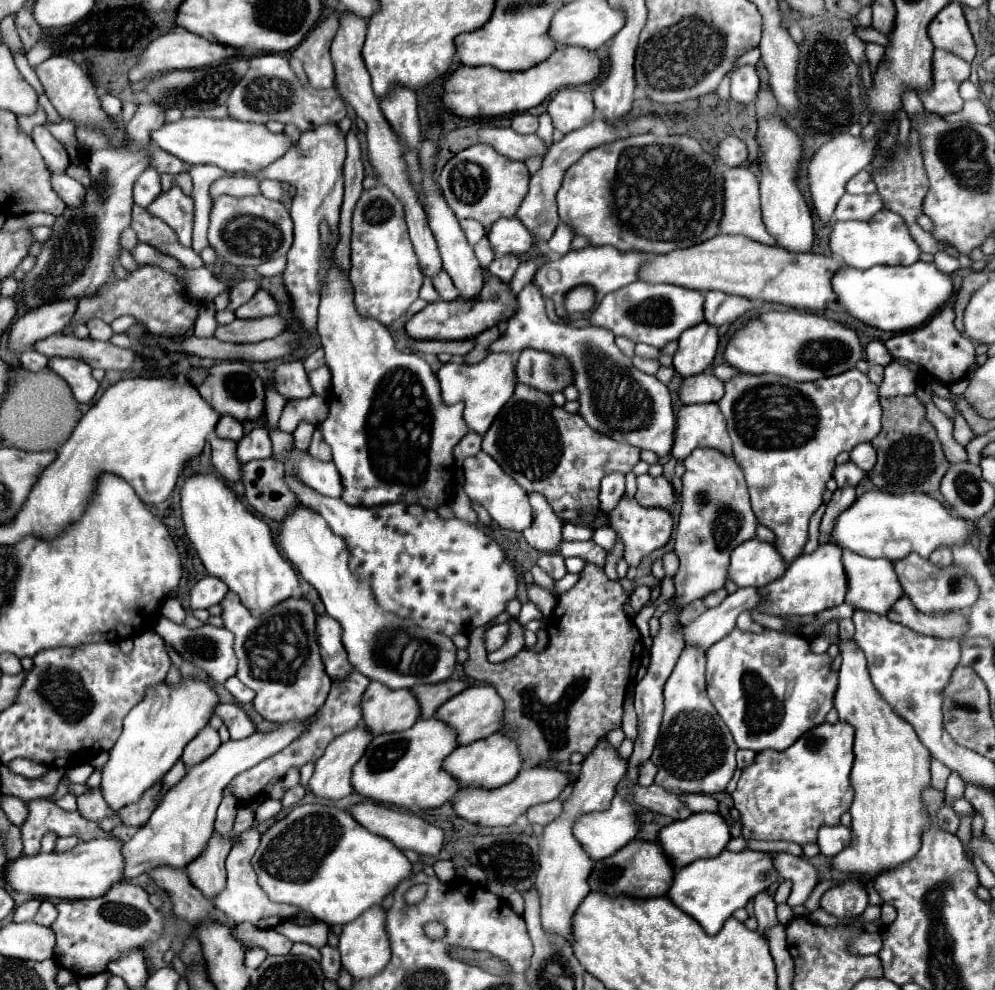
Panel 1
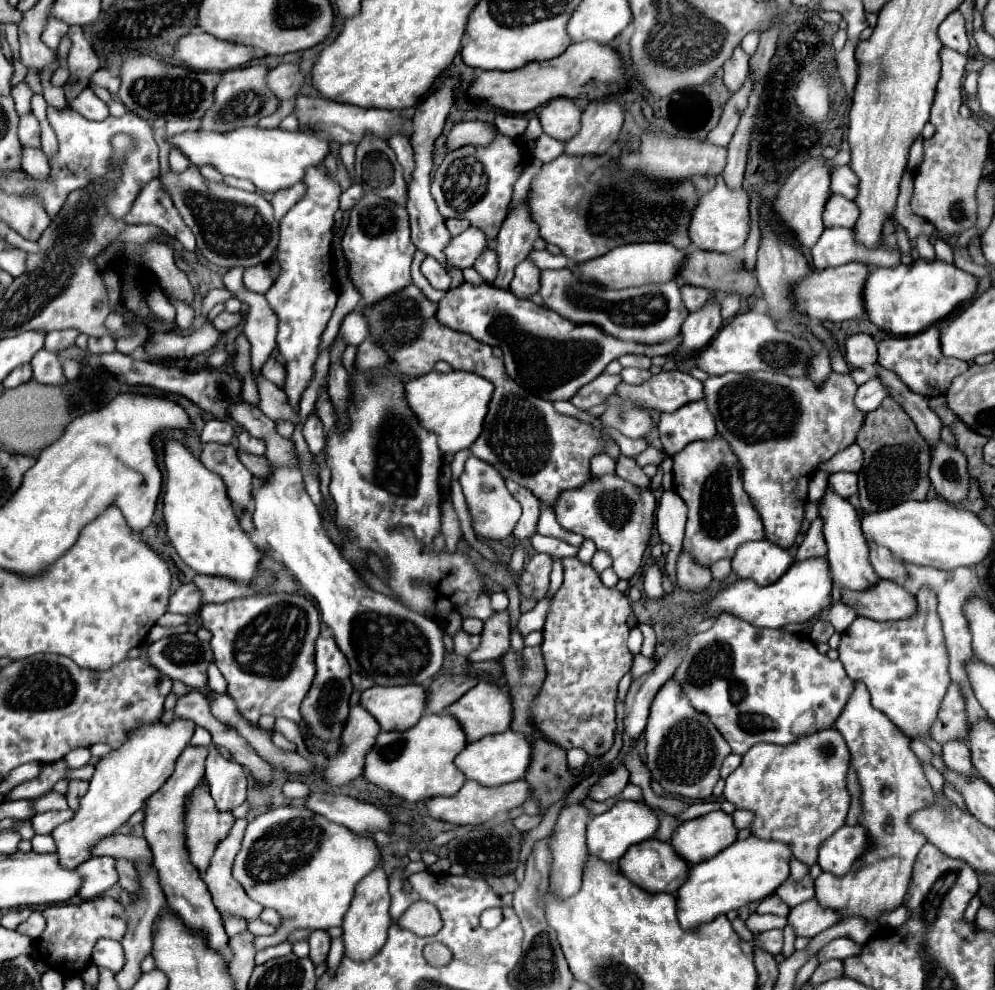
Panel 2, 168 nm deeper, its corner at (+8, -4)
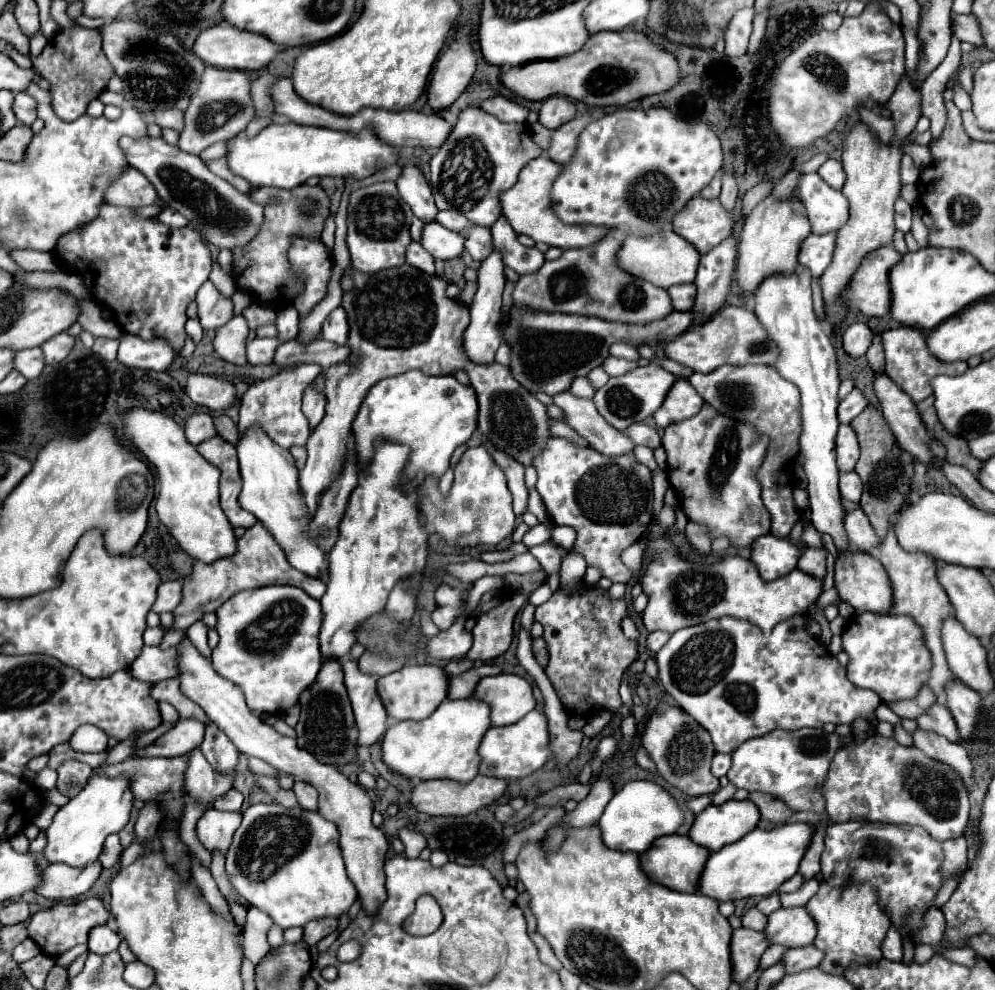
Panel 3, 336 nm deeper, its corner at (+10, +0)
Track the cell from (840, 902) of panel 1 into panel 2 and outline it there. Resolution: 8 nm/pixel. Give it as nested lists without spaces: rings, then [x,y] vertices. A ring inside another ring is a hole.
[[[816,898],[792,908],[788,914],[788,922],[794,926],[796,936],[816,936],[840,920],[842,918],[840,914],[836,914],[836,910],[820,906]]]

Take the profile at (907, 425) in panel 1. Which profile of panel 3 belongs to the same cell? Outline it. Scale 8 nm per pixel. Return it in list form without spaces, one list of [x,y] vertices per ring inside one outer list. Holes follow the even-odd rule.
[[[866,408],[860,416],[856,416],[850,422],[850,426],[854,428],[860,442],[860,460],[856,464],[856,472],[864,482],[860,508],[868,516],[874,532],[880,534],[880,540],[884,540],[890,526],[890,516],[898,510],[906,494],[912,490],[910,478],[914,476],[914,468],[912,468],[914,458],[908,452],[900,450],[900,446],[894,440],[894,434],[890,432],[878,408]]]

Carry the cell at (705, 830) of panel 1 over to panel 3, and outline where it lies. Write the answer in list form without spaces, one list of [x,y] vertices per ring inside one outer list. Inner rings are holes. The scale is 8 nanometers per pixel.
[[[728,800],[720,806],[708,806],[700,812],[690,828],[690,838],[696,844],[708,846],[710,852],[726,844],[738,842],[752,832],[760,822],[758,808],[750,800]]]

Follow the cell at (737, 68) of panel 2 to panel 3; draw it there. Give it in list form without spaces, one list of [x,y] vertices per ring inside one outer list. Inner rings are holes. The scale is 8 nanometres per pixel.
[[[754,8],[738,10],[738,14],[734,14],[734,18],[730,20],[730,26],[726,28],[726,34],[724,34],[728,56],[744,56],[746,54],[748,40],[752,34],[752,20],[754,20]]]

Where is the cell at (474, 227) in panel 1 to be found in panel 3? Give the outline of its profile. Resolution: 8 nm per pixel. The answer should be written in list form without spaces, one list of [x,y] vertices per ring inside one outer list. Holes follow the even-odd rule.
[[[442,210],[438,212],[438,218],[436,218],[442,226],[446,226],[448,230],[454,230],[454,232],[460,232],[464,234],[468,228],[470,228],[470,222],[458,214],[458,212],[450,212],[450,210]]]

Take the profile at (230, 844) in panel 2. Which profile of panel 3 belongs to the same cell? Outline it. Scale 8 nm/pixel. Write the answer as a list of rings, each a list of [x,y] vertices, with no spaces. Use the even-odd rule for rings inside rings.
[[[210,808],[196,824],[196,834],[202,846],[212,852],[212,850],[222,850],[226,854],[230,840],[236,832],[236,828],[242,822],[240,812],[218,812]]]

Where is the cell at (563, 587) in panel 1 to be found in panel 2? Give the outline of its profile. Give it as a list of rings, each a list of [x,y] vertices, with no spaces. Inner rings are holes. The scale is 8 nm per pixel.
[[[544,596],[544,598],[538,600],[538,604],[534,606],[534,610],[530,610],[530,612],[526,612],[526,614],[520,616],[518,630],[520,630],[522,636],[526,636],[530,632],[536,632],[536,630],[542,630],[550,602],[552,602],[552,596]]]

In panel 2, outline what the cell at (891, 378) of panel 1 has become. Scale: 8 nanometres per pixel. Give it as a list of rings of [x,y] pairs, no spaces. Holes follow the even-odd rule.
[[[872,378],[858,388],[854,402],[862,412],[872,412],[876,410],[876,406],[880,406],[880,402],[886,396],[888,396],[888,388],[880,382],[880,378]]]

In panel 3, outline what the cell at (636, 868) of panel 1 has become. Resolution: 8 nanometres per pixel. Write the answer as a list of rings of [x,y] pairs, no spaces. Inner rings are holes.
[[[672,834],[672,836],[658,838],[654,842],[654,846],[650,850],[646,850],[640,858],[642,858],[642,868],[662,886],[668,886],[678,892],[696,892],[698,878],[702,874],[702,866],[706,864],[708,856],[710,856],[710,850],[706,846],[700,846],[686,836]]]

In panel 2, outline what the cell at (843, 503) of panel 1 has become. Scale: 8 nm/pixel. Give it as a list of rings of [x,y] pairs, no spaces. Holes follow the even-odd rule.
[[[820,518],[812,520],[810,530],[806,532],[804,542],[798,548],[796,560],[804,560],[804,558],[812,558],[812,556],[826,556],[826,542],[824,542],[822,526],[824,526],[824,522],[820,522]]]

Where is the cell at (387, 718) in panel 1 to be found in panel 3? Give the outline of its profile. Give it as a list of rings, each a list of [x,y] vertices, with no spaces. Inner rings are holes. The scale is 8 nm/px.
[[[408,664],[388,676],[382,676],[378,680],[378,690],[388,710],[388,716],[396,720],[424,720],[446,698],[446,678],[446,670],[432,664]]]

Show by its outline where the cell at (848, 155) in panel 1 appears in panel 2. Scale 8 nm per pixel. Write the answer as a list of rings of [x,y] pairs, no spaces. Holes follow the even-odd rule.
[[[824,156],[818,158],[810,158],[806,162],[802,162],[786,180],[786,184],[780,188],[776,200],[774,200],[774,210],[780,216],[780,220],[796,234],[798,242],[802,246],[812,248],[820,234],[824,232],[824,222],[822,222],[822,212],[824,206],[832,194],[830,190],[830,170],[832,170],[832,162],[826,160]]]

